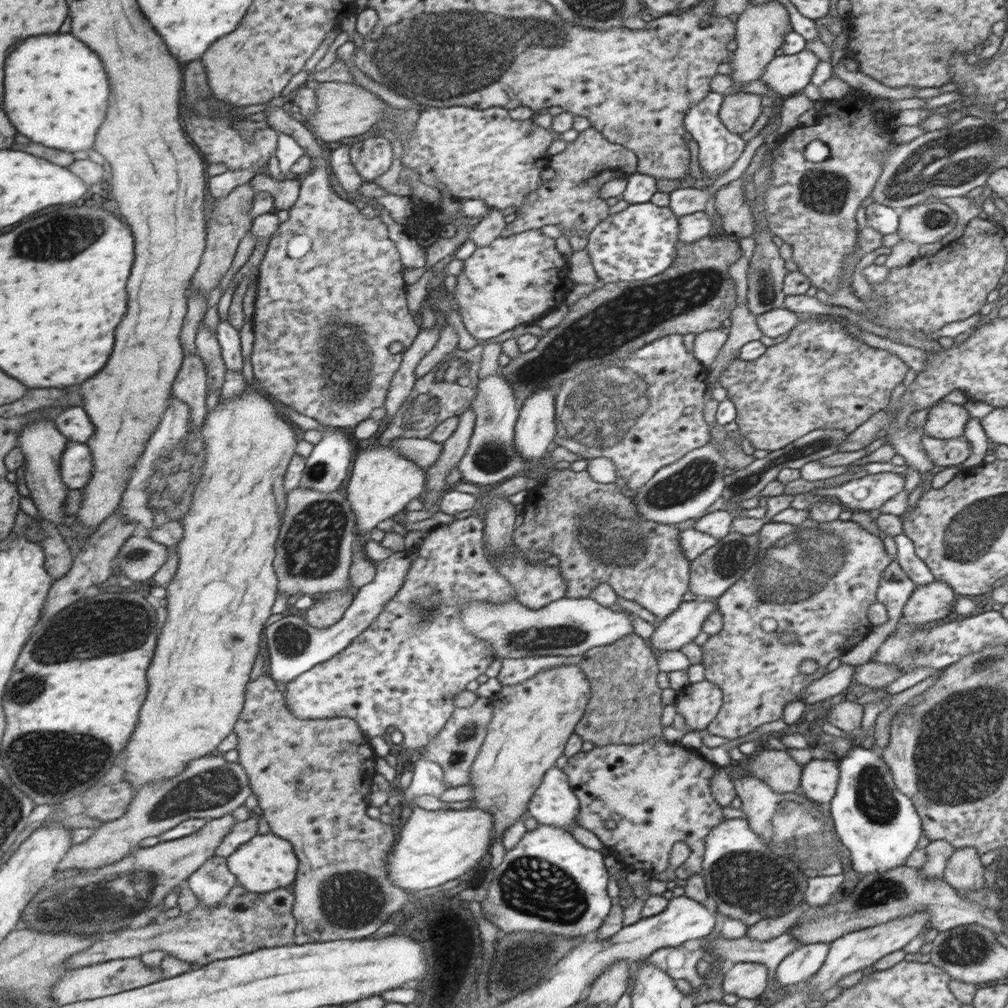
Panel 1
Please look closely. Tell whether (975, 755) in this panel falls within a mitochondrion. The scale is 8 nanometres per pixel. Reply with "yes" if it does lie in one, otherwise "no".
yes

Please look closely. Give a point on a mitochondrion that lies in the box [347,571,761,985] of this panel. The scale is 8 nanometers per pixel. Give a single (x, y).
(555, 898)

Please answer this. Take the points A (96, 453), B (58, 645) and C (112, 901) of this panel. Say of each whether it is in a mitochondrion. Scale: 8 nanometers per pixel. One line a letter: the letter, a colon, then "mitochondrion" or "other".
A: other
B: mitochondrion
C: mitochondrion

